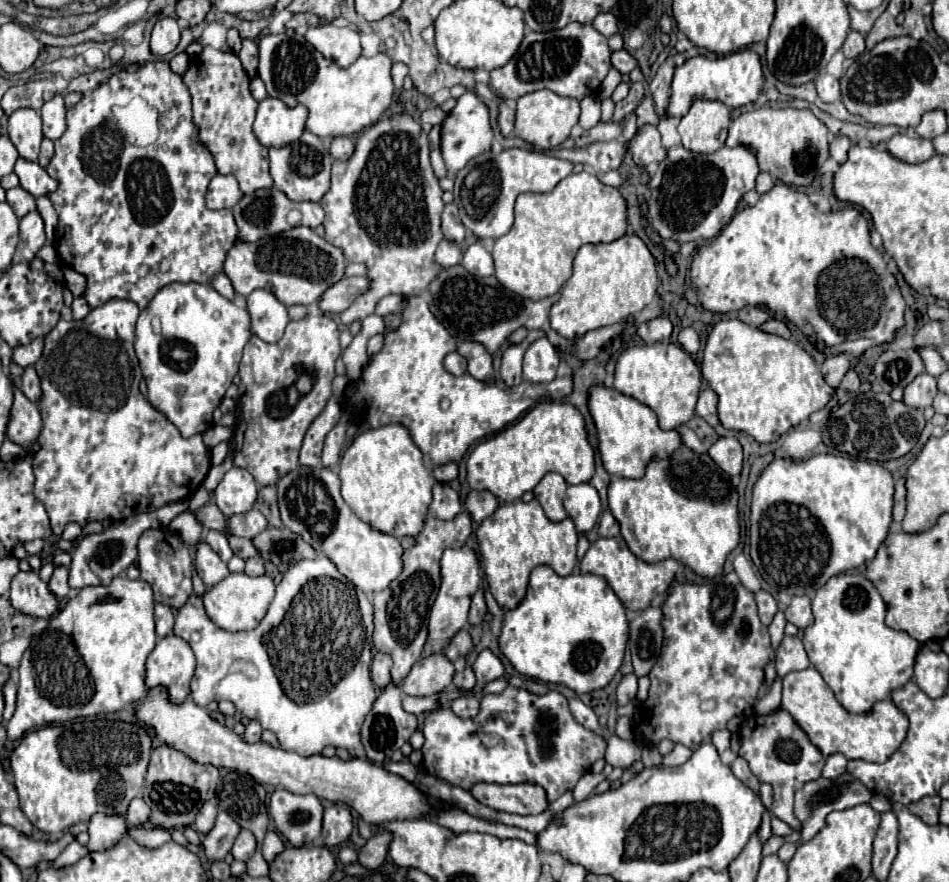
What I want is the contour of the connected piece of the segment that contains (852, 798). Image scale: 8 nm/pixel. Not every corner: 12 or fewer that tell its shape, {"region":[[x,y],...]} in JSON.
{"region":[[849,773],[819,777],[795,793],[801,831],[815,835],[831,811],[869,803]]}

